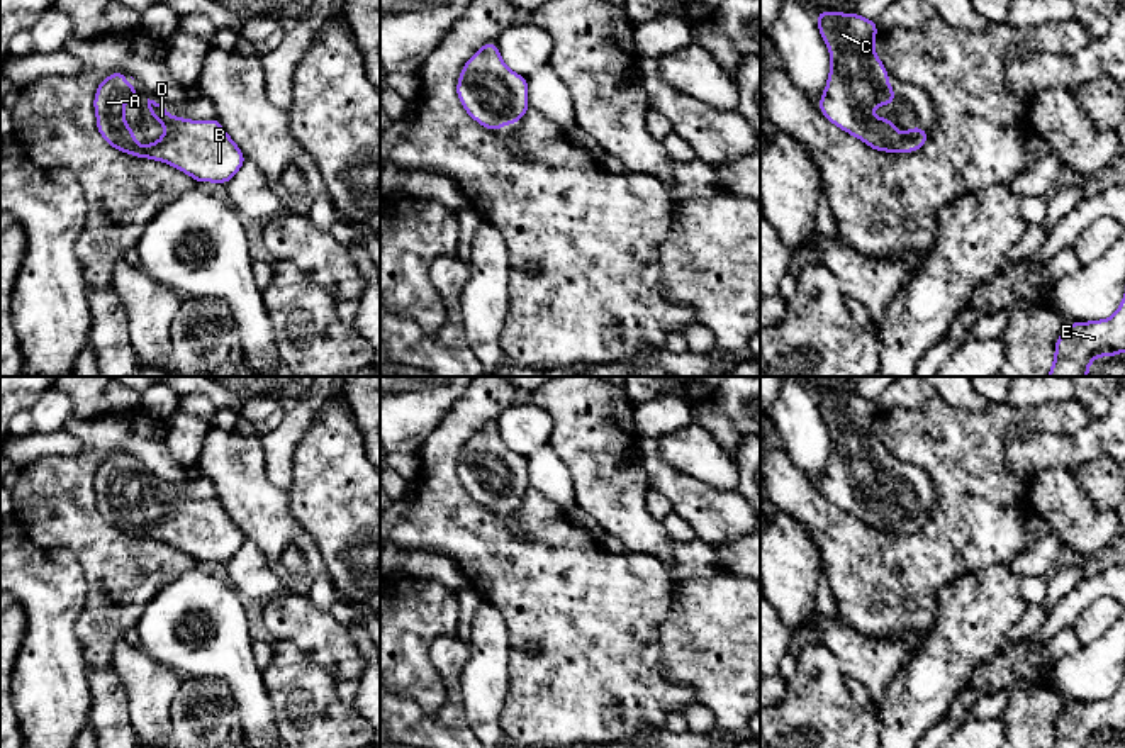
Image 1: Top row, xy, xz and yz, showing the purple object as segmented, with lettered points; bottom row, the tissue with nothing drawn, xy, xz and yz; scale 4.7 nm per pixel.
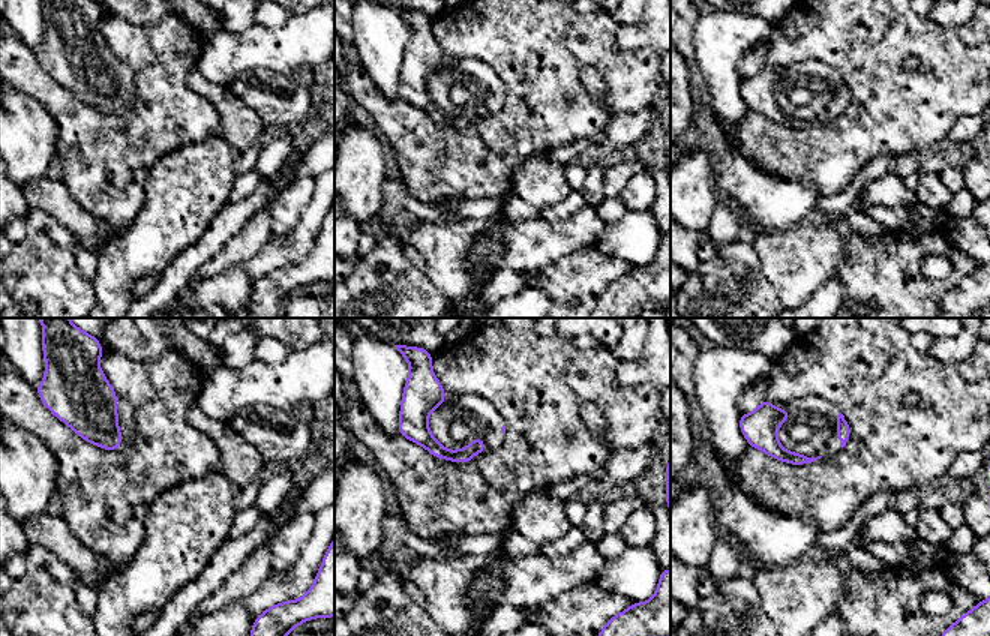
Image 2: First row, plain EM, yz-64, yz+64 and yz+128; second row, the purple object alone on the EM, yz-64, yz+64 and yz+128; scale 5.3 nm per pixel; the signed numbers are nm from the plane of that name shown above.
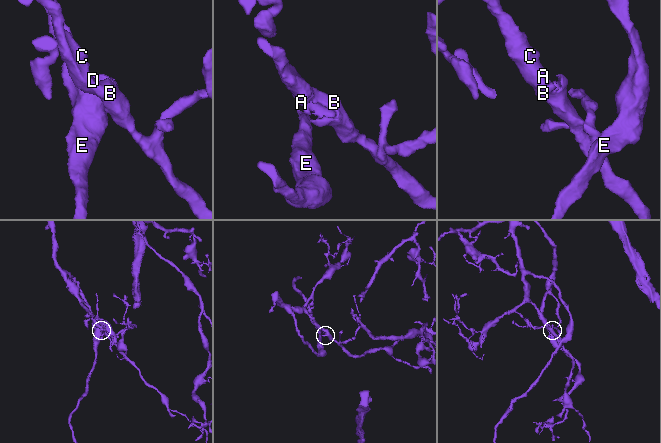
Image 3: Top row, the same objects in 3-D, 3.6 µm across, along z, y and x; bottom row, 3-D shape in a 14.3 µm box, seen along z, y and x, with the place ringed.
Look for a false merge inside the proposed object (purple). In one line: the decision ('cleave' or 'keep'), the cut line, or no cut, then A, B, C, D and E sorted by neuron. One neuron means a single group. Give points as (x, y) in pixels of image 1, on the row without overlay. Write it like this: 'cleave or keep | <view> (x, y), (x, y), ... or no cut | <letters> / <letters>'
keep | no cut | A B C D E

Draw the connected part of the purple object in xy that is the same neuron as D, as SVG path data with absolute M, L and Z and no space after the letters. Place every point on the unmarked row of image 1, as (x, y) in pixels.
M115 451L95 472L97 509L115 529L137 538L163 541L199 561L227 563L246 541L238 524L217 499L188 500L168 495L165 485L148 478L149 495L165 505L165 516L153 524L137 526L126 504L124 485L139 473L126 465L127 453Z

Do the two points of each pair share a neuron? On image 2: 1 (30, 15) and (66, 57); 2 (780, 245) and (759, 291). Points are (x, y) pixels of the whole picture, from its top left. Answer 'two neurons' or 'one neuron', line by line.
1: two neurons
2: two neurons

